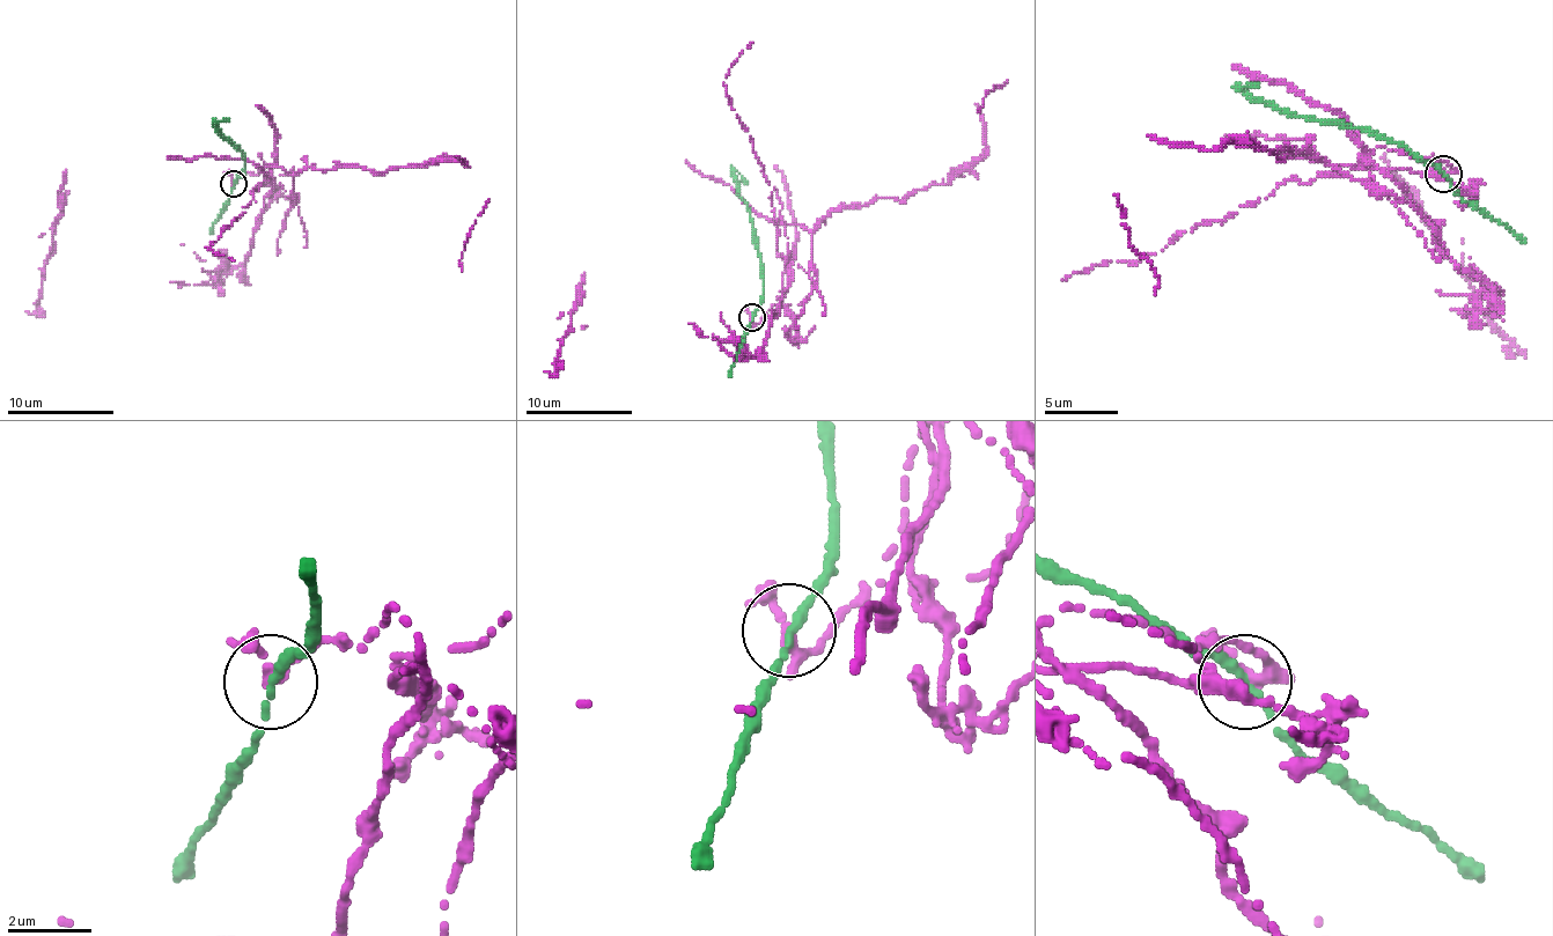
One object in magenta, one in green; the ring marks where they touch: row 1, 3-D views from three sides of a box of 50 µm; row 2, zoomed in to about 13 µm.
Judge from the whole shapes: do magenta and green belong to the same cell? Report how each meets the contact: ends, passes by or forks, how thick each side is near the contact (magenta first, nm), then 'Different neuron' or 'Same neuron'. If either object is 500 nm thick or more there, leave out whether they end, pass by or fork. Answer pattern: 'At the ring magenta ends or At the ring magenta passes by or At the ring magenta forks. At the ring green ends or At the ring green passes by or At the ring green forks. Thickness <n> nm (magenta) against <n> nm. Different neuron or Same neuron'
At the ring magenta passes by. At the ring green passes by. Thickness 280 nm (magenta) against 200 nm. Different neuron

